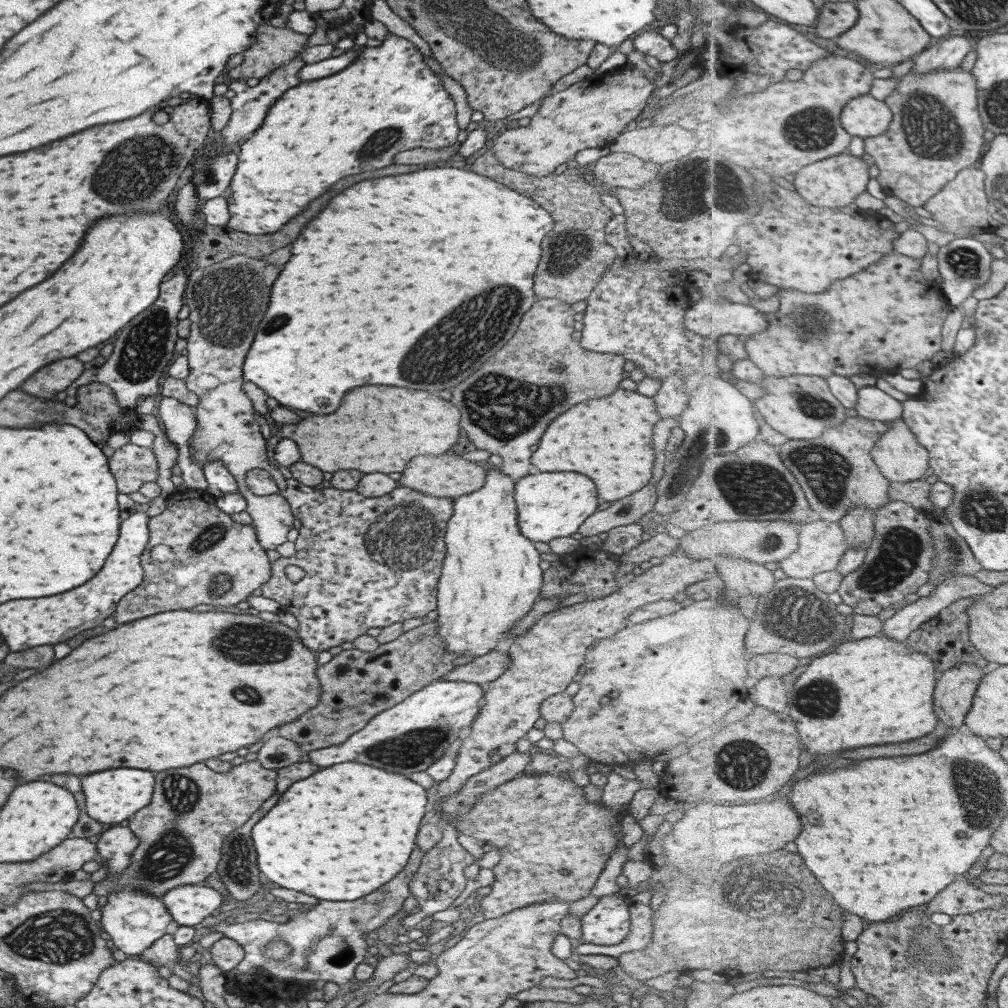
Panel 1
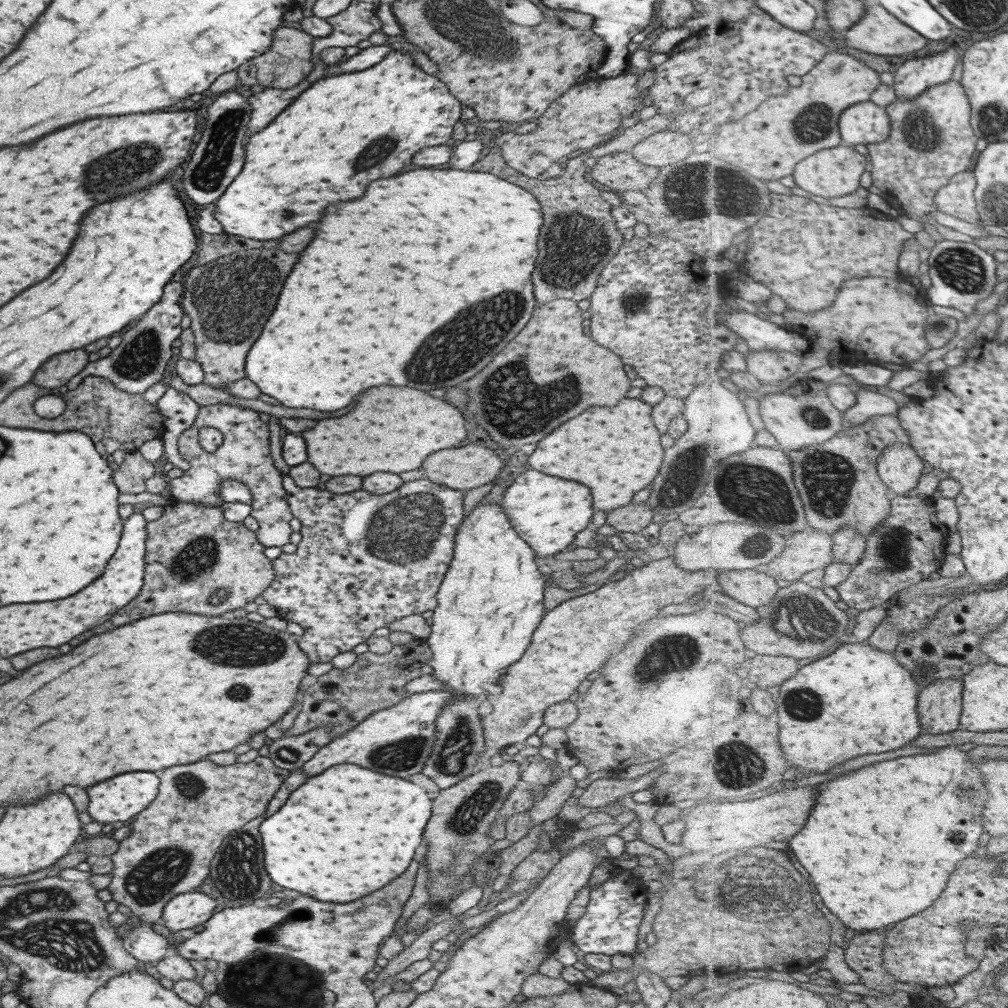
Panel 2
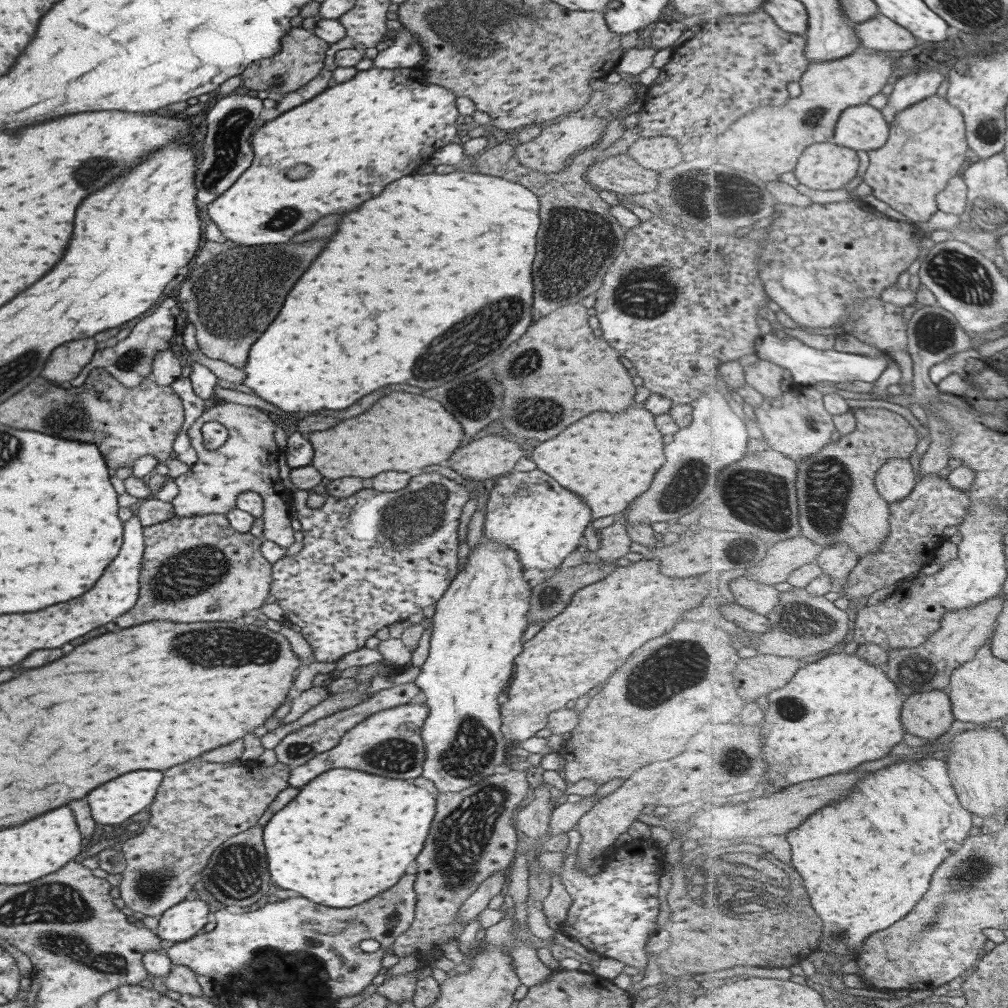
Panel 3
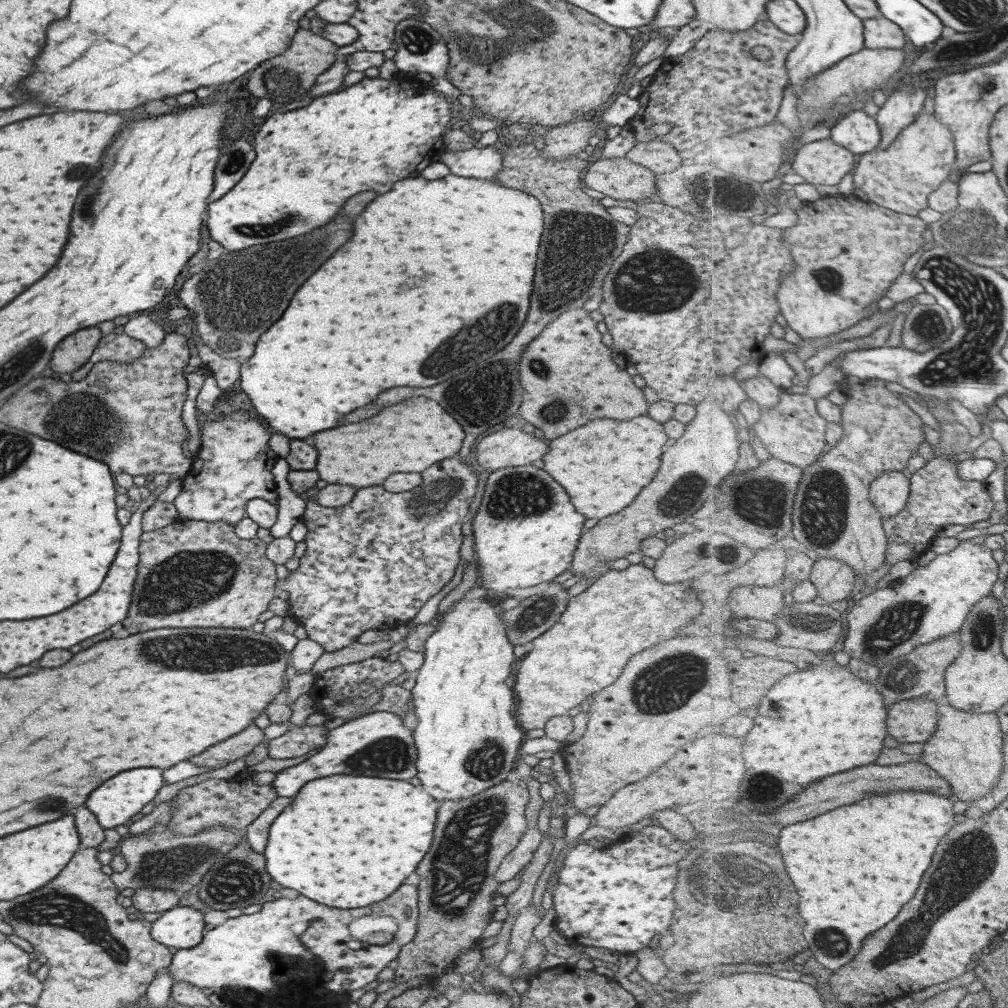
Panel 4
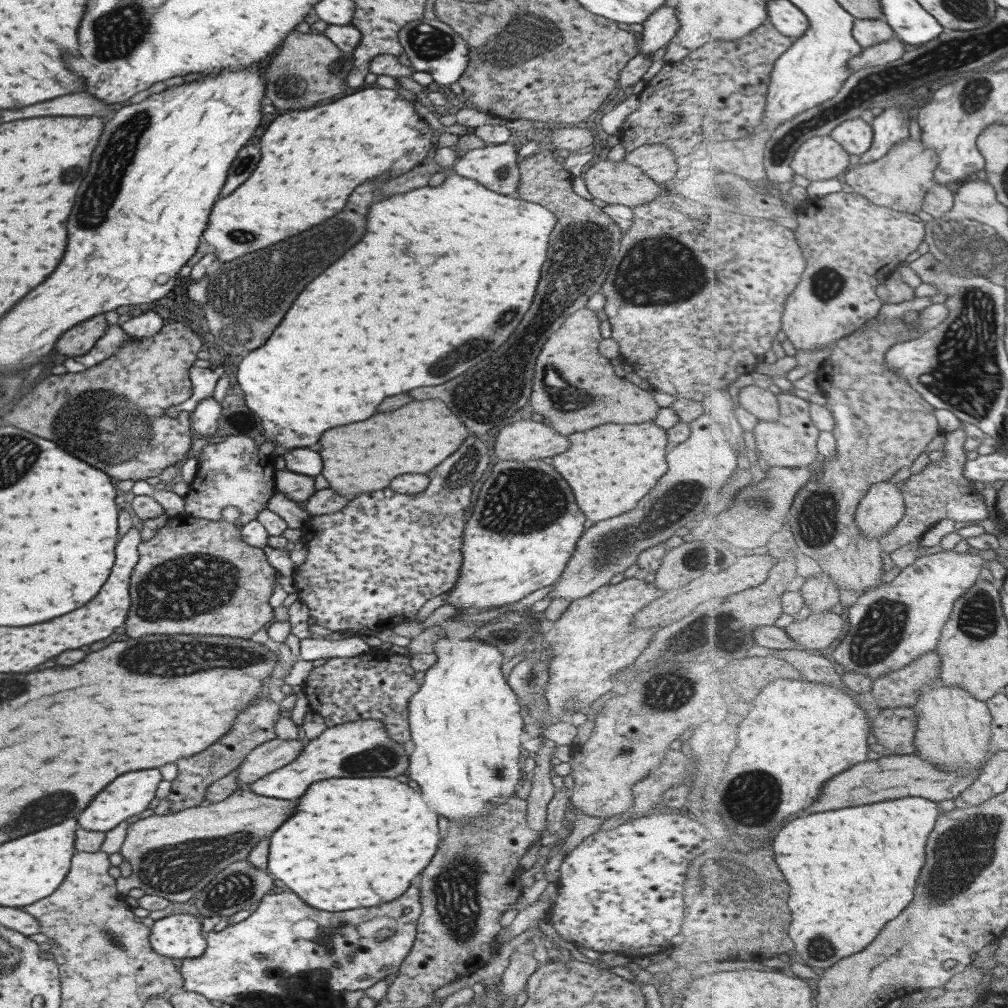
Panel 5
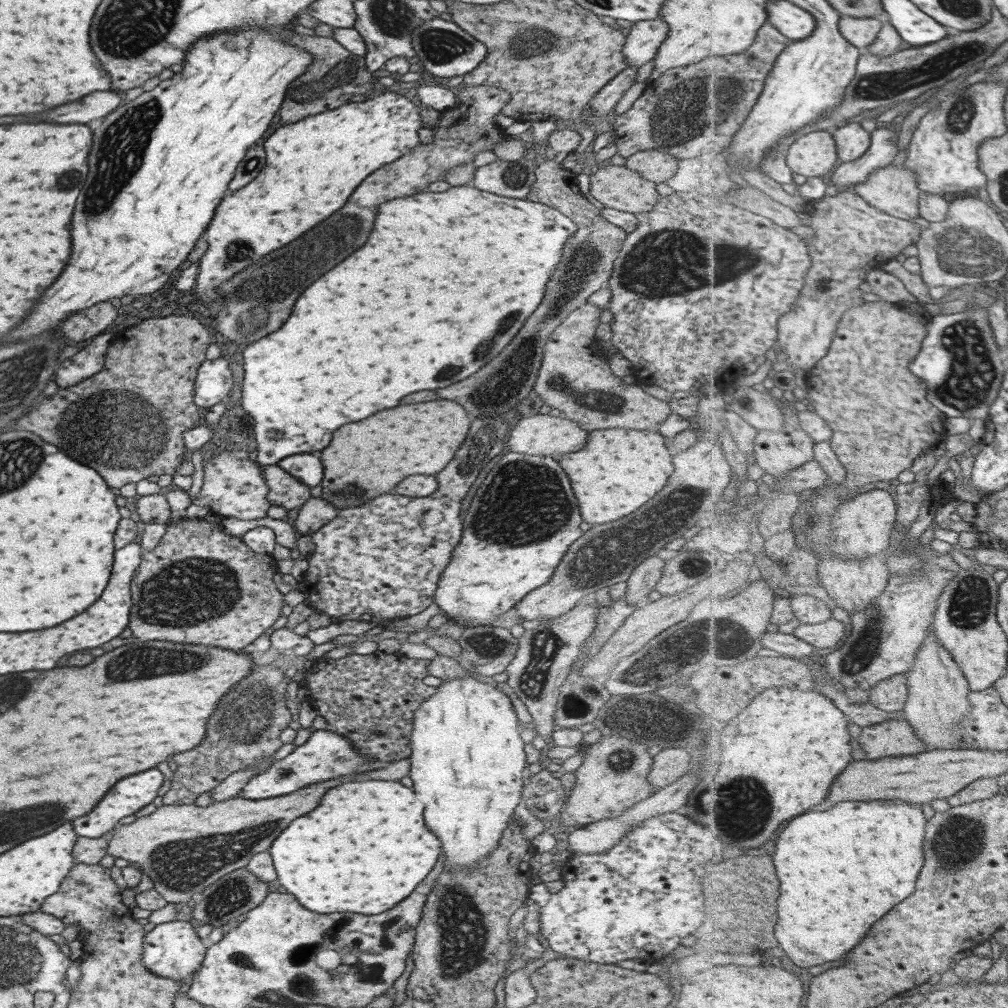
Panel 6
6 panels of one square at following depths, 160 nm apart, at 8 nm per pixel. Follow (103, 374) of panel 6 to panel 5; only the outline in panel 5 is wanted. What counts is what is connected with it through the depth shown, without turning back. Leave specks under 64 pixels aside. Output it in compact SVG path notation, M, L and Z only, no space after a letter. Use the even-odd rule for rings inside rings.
M165 322L153 336L126 342L95 366L78 373L47 376L17 400L17 404L5 414L5 420L19 430L59 444L67 454L107 472L109 476L115 474L111 476L113 480L140 481L158 476L163 469L184 461L193 443L190 414L179 412L175 418L168 418L164 413L165 409L189 399L192 386L188 368L197 359L201 346L201 340L193 330L178 322Z

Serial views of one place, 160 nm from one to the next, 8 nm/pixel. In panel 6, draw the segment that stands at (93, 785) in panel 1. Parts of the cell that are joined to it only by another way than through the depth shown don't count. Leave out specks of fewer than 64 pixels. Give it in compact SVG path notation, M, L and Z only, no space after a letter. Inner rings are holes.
M151 768L147 772L137 772L133 776L125 776L123 780L119 780L117 784L113 784L109 788L109 792L95 804L95 808L91 812L87 812L87 816L79 816L73 820L73 830L77 837L99 838L106 836L115 826L119 818L129 816L137 812L143 806L147 806L155 798L159 786L163 784L163 775L157 768Z

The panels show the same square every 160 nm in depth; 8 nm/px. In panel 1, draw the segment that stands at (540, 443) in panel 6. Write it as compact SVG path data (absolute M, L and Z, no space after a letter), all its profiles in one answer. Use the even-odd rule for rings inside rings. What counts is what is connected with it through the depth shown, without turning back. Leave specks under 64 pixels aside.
M441 454L441 456L415 456L411 462L407 462L407 468L401 472L401 478L397 480L398 486L406 486L415 492L428 494L429 496L441 496L454 499L466 495L478 489L485 478L485 471L481 464L463 460L455 454Z

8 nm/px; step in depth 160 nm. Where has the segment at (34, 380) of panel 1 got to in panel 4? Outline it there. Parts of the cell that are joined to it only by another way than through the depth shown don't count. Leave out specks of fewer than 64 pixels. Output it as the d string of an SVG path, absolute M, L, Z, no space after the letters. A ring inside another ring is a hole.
M83 328L72 332L53 349L49 368L53 372L70 375L85 364L100 338L98 328Z

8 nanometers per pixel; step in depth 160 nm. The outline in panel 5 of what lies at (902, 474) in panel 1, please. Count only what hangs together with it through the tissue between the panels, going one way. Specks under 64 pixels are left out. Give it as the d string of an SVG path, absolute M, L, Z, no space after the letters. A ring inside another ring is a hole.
M887 481L871 487L856 512L856 521L864 535L881 540L902 522L906 515L906 499L902 491Z

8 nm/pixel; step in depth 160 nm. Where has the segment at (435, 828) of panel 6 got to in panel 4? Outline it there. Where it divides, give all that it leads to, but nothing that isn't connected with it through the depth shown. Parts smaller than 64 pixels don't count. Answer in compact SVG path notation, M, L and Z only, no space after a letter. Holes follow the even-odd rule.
M483 596L472 599L472 600L465 600L465 598L461 597L457 601L453 602L451 604L450 610L447 610L447 613L443 614L437 614L436 618L439 620L439 626L435 626L436 629L426 638L426 641L424 642L424 650L421 652L423 657L423 662L421 663L421 666L413 673L413 677L415 678L415 684L410 690L411 698L413 699L413 708L414 708L414 714L417 717L417 724L415 724L415 728L412 730L412 737L414 740L414 747L416 748L417 758L415 761L415 768L417 772L417 778L421 780L421 784L423 784L423 788L433 796L433 798L437 798L437 800L452 800L457 802L461 799L468 799L470 796L473 796L474 794L477 794L478 792L483 792L486 788L489 788L490 786L493 786L494 784L497 784L498 782L505 781L505 777L507 774L509 774L509 771L514 770L514 767L516 763L519 761L519 758L521 756L519 752L519 748L521 744L524 741L525 738L525 732L518 726L516 723L516 720L514 719L514 708L515 704L514 701L514 691L513 689L510 689L505 685L505 680L507 678L507 675L510 672L510 667L514 666L516 663L516 659L513 657L513 646L509 642L508 637L506 636L506 624L504 623L504 620L502 619L502 614L499 614L495 611L495 608L497 608L497 605L502 601L503 599L499 599L499 602L495 604L495 602L491 602L491 600L487 600L487 598L483 598Z

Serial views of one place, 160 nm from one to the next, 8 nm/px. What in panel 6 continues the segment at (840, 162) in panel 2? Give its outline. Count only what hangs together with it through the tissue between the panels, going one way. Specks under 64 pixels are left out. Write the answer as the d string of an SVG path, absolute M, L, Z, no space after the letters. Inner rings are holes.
M821 130L799 137L789 149L788 165L806 178L823 176L841 162L833 130Z

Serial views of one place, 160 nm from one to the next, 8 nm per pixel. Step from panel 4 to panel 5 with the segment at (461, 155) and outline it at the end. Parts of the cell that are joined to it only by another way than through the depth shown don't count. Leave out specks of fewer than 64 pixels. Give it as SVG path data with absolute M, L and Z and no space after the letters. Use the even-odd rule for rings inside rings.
M517 140L498 145L468 150L454 161L452 168L457 175L471 178L485 188L515 196L518 190L519 171L516 155Z

